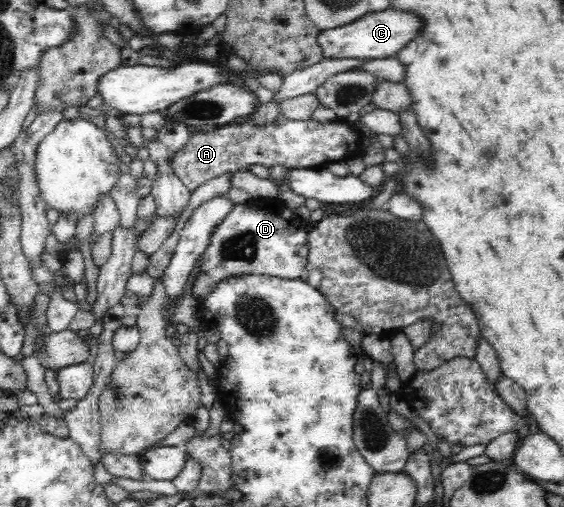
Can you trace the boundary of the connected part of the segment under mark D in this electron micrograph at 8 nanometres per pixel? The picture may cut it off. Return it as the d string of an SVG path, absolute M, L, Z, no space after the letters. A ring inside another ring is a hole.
M256 198L243 204L234 204L229 213L217 223L209 237L209 245L201 253L192 271L191 294L195 300L205 301L220 281L225 278L248 275L263 275L279 278L302 279L307 263L307 233L310 230L305 221L300 220L290 208L275 198Z

